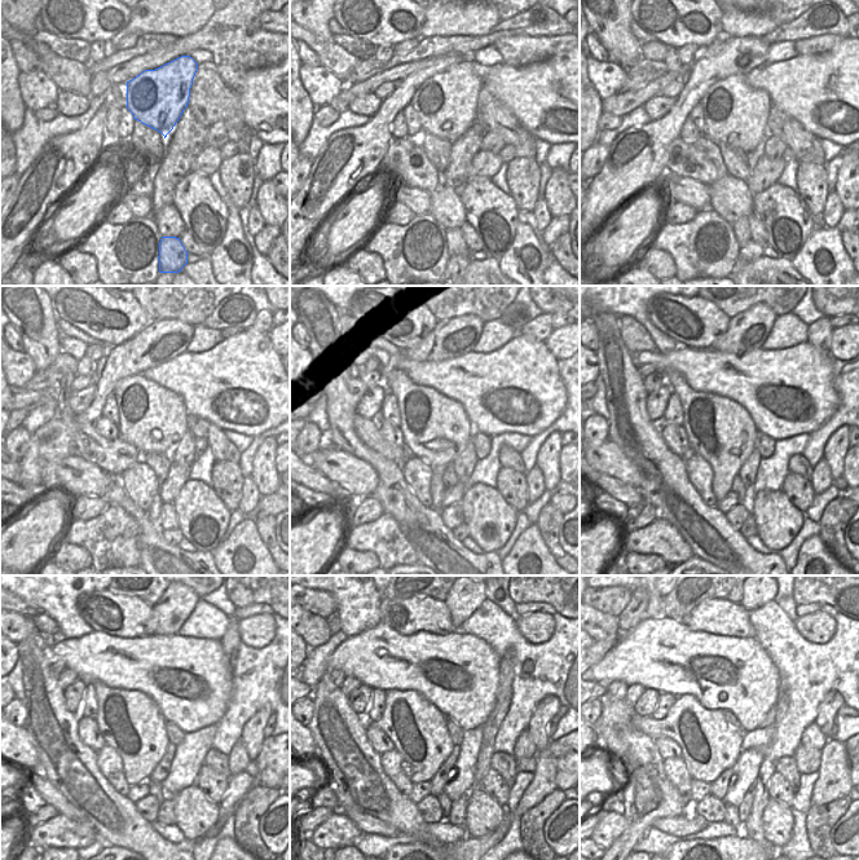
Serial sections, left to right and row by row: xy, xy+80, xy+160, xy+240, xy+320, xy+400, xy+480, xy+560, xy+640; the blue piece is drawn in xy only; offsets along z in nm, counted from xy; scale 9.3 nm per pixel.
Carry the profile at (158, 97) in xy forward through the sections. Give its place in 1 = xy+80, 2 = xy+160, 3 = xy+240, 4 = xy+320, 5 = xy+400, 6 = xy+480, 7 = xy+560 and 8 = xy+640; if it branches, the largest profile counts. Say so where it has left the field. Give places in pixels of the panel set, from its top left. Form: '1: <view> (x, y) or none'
1: xy+80 (446, 104)
2: xy+160 (735, 113)
3: xy+240 (153, 418)
4: xy+320 (435, 428)
5: xy+400 (721, 431)
6: xy+480 (130, 722)
7: xy+560 (418, 730)
8: xy+640 (709, 745)

